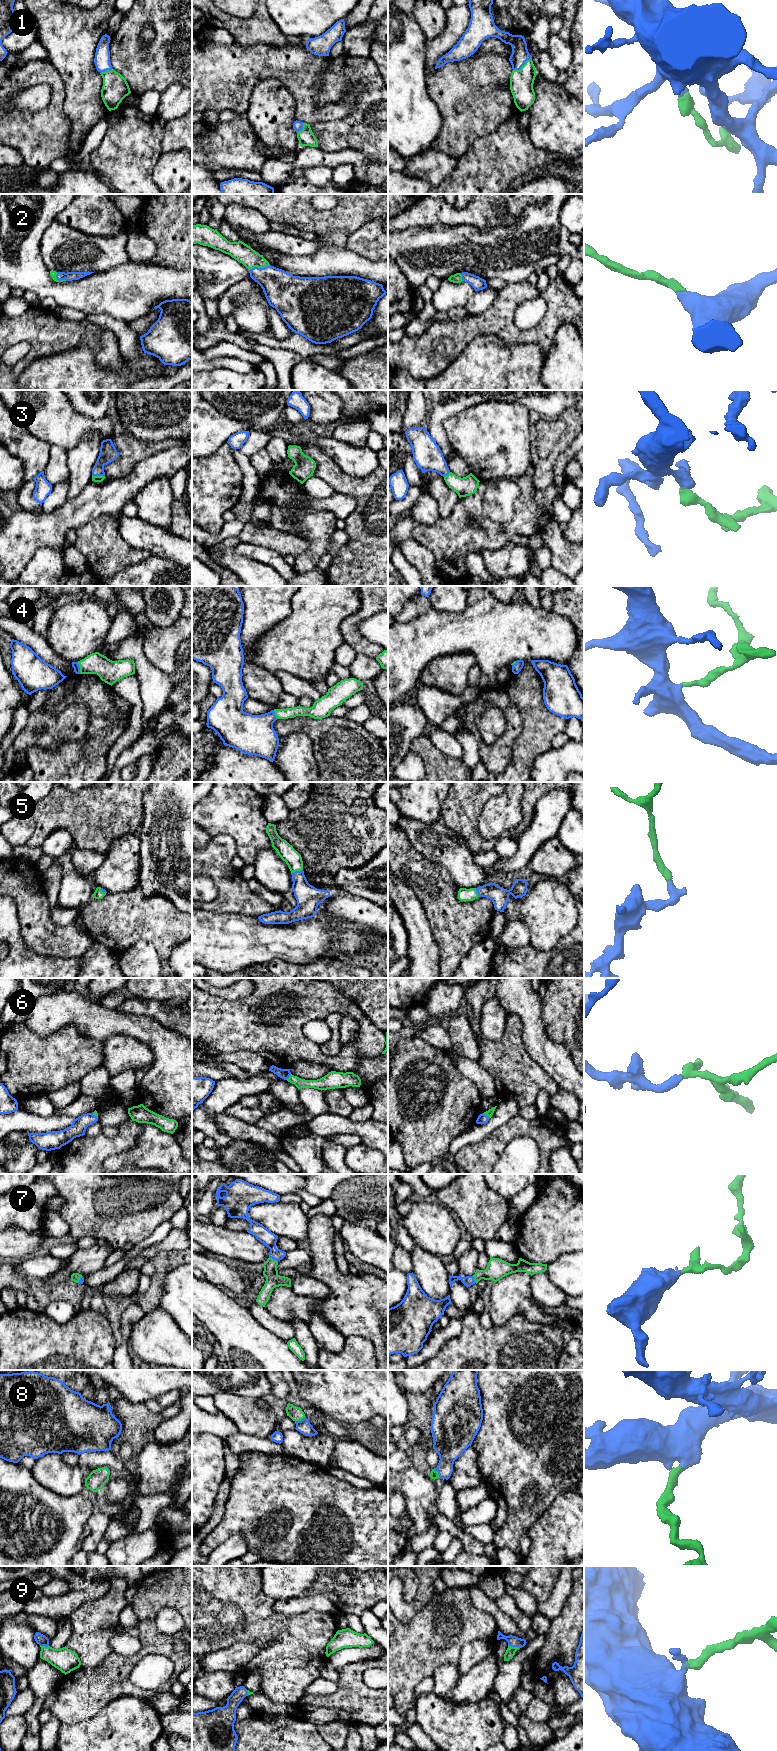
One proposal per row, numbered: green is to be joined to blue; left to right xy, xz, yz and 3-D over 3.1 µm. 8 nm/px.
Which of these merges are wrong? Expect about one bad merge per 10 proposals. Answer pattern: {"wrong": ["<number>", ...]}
{"wrong": []}

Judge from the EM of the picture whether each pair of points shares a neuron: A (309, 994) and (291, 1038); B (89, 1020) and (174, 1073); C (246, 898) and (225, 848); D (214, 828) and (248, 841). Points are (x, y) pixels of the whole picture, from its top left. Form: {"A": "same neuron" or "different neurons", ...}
{"A": "same neuron", "B": "same neuron", "C": "same neuron", "D": "same neuron"}

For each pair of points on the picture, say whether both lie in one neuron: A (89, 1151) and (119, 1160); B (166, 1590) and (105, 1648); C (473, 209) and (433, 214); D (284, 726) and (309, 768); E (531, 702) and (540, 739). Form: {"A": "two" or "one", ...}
{"A": "two", "B": "two", "C": "one", "D": "two", "E": "one"}

